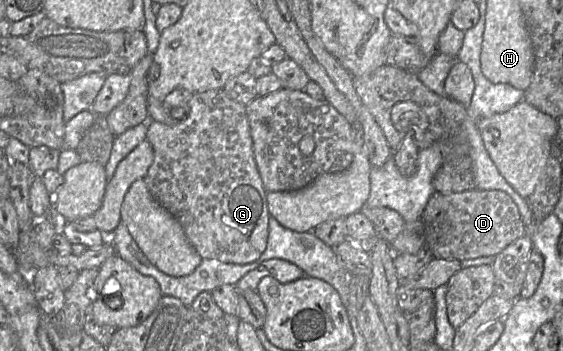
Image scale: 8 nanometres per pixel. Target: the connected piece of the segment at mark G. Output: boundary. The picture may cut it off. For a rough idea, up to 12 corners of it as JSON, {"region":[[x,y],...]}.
{"region":[[246,105],[151,121],[144,177],[203,259],[255,262],[270,213]]}

